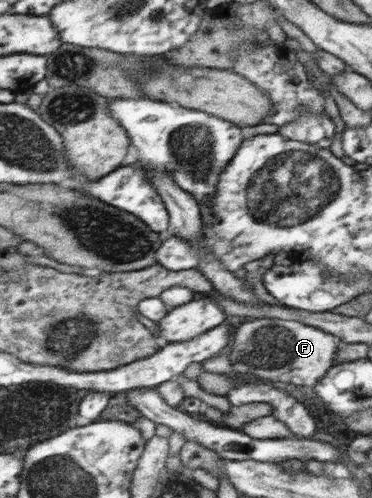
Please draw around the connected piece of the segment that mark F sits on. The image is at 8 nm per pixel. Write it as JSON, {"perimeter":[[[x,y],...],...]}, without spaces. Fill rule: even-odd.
{"perimeter":[[[264,317],[239,324],[227,343],[225,355],[231,368],[244,378],[249,376],[289,386],[313,386],[334,366],[334,352],[340,343],[336,336],[311,325]]]}

